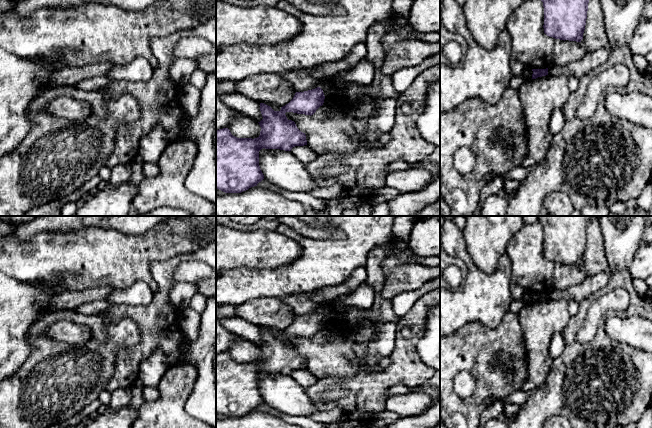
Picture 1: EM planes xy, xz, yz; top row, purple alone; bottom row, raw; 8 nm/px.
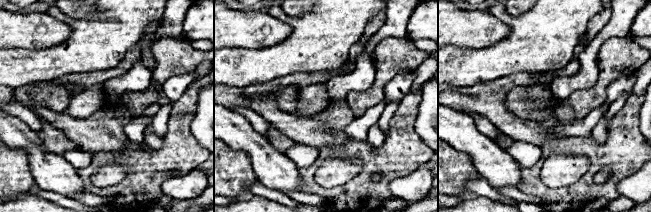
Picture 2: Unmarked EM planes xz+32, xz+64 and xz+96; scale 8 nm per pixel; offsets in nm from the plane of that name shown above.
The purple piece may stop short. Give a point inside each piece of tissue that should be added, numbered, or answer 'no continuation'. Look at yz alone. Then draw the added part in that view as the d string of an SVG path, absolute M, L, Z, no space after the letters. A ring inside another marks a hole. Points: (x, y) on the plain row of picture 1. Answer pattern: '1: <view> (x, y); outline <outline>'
no continuation

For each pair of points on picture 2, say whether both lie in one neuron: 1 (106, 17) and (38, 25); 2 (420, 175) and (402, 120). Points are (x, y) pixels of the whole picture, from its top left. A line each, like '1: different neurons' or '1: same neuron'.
1: different neurons
2: different neurons

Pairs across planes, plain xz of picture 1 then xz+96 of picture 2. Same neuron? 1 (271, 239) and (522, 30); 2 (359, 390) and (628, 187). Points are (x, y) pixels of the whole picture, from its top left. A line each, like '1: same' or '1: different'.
1: different
2: different

